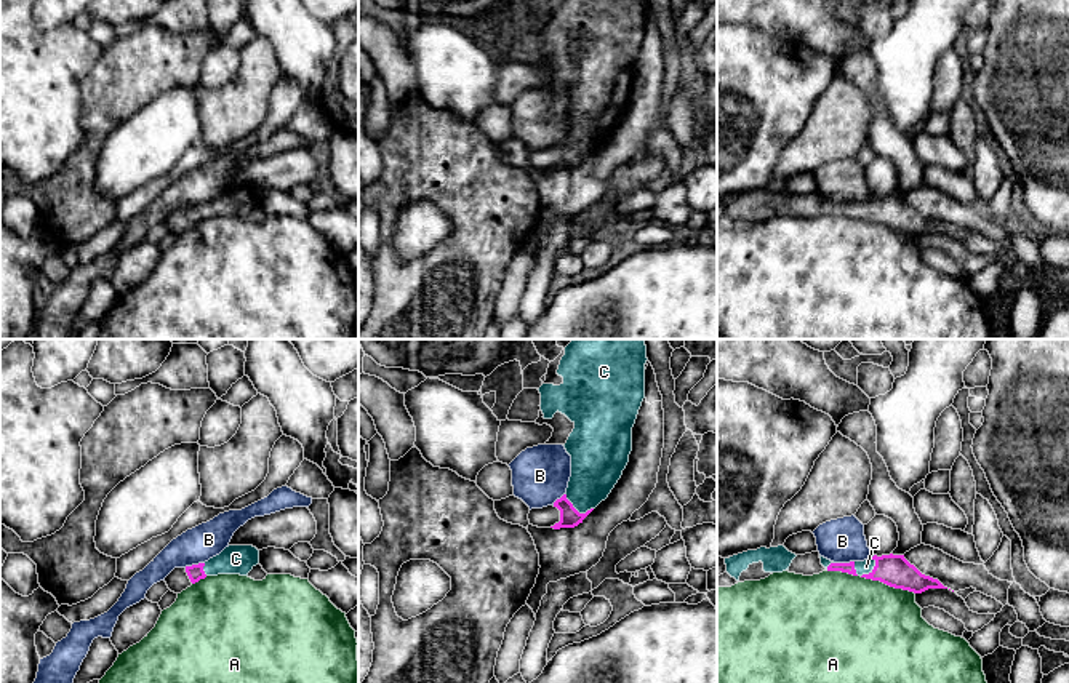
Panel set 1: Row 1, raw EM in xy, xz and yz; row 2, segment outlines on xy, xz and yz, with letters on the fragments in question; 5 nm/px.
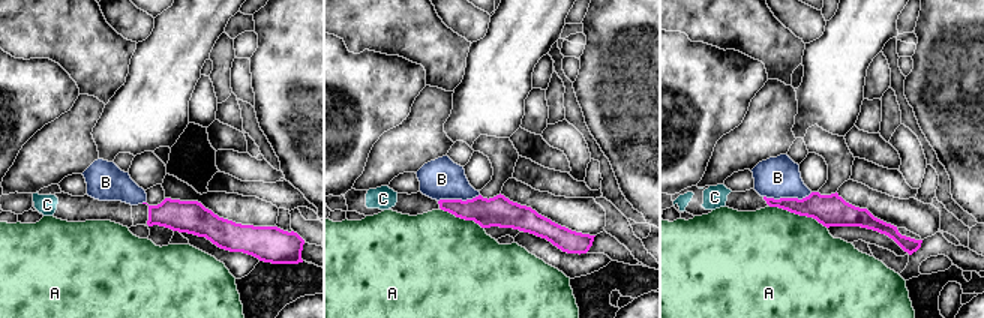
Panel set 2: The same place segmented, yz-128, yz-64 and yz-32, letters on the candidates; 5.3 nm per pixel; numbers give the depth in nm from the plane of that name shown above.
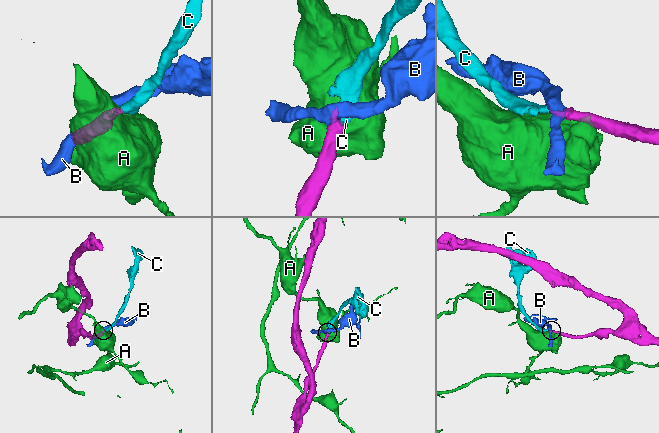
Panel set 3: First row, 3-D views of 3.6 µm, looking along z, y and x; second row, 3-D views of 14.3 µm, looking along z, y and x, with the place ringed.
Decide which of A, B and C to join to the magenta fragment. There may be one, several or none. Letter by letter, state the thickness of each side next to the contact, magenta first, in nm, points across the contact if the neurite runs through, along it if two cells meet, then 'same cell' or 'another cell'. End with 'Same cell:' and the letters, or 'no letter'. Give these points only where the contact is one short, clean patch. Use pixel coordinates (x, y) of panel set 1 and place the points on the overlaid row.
A: 160/500 nm | along yz (860, 576), (879, 579), (914, 594) | another cell
B: 50/220 nm | along yz (853, 560), (834, 563) | another cell
C: 100/260 nm | across xz (570, 517), (575, 509), (596, 464) | same cell
Same cell: C

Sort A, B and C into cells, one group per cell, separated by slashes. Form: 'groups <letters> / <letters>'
groups A / B / C

